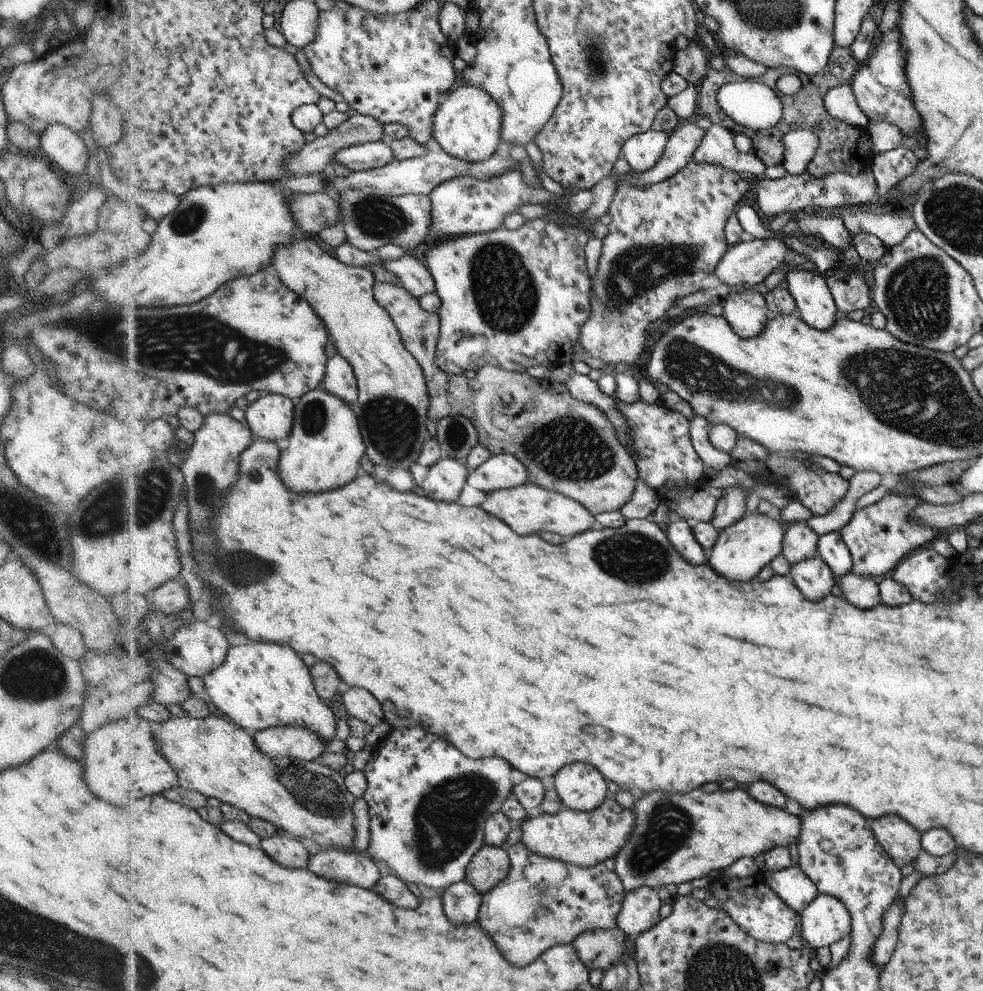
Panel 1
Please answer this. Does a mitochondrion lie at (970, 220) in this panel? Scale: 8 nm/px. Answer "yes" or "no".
yes

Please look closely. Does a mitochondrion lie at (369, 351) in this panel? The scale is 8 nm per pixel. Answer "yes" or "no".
no

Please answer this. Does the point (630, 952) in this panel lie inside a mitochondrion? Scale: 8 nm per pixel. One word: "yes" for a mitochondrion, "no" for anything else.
no

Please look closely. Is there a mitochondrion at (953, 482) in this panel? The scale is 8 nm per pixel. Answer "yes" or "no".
no

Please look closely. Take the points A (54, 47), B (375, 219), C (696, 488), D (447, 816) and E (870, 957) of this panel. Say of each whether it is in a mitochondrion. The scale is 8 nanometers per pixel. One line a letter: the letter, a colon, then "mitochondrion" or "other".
A: other
B: mitochondrion
C: other
D: mitochondrion
E: other

